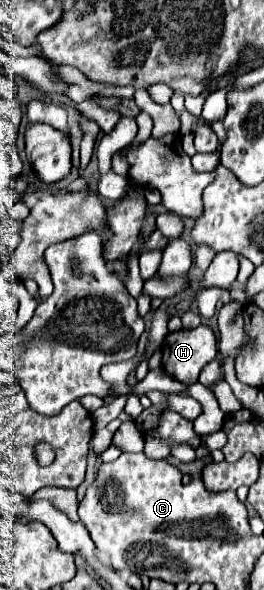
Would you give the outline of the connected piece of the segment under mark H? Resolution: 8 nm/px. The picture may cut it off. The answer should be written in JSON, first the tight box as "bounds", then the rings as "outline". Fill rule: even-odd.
{"bounds":[161,327,217,385],"outline":[[[211,327],[179,329],[167,333],[161,345],[163,371],[185,385],[197,383],[201,369],[217,355],[217,337]]]}

